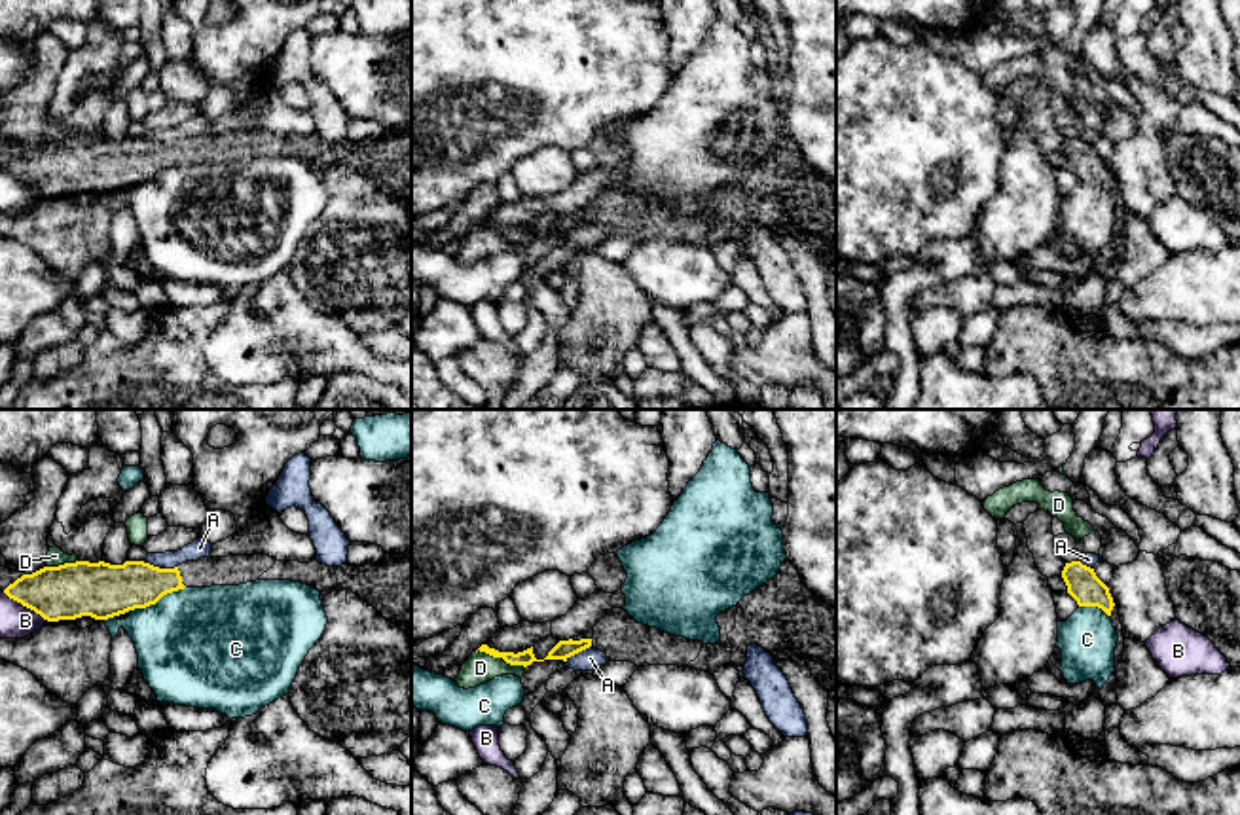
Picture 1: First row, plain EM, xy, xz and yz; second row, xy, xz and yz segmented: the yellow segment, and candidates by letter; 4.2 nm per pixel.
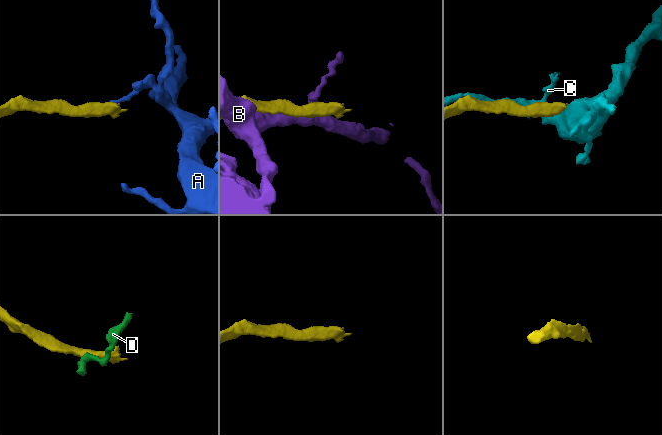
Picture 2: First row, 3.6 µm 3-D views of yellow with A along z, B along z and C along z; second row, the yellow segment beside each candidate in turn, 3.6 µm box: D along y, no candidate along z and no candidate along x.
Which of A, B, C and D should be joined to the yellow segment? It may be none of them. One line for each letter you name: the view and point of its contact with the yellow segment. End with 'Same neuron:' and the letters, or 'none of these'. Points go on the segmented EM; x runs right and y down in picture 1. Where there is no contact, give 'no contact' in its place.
Same neuron: none of these

